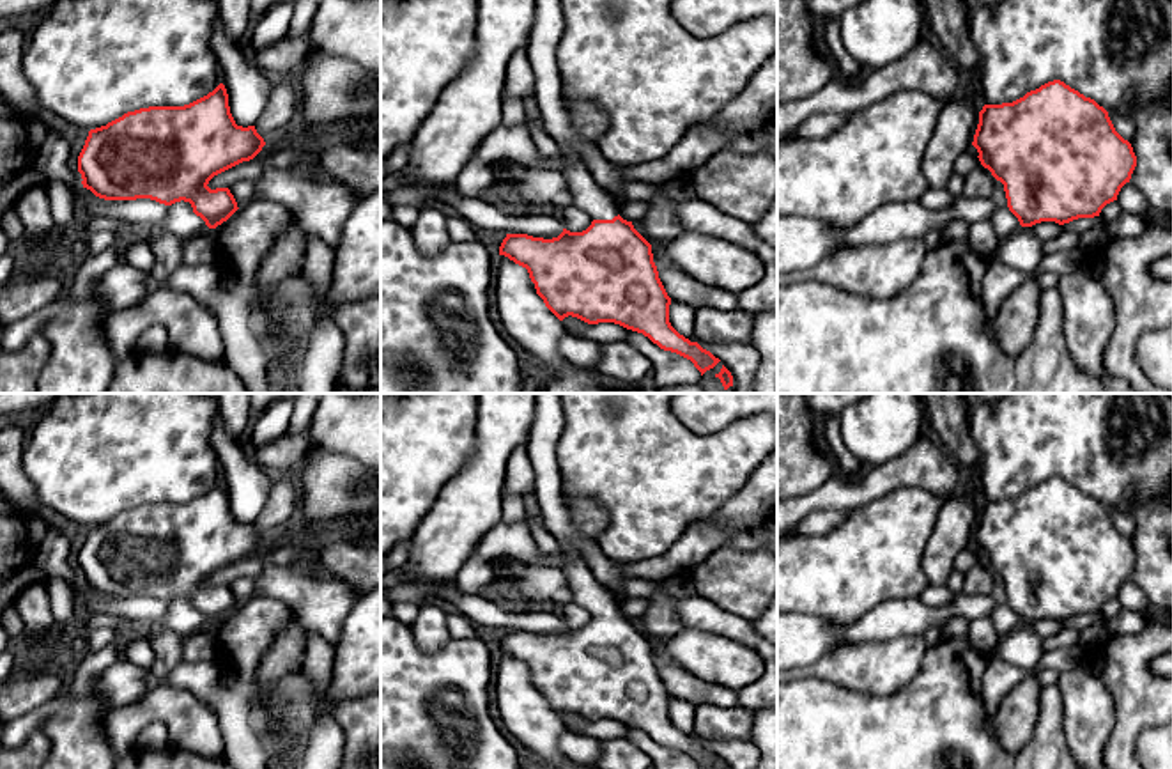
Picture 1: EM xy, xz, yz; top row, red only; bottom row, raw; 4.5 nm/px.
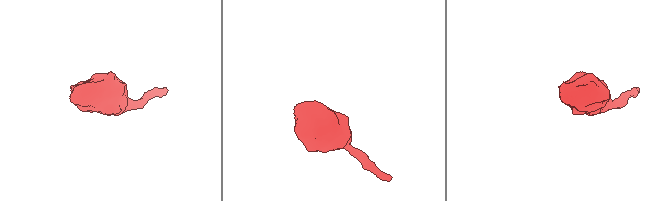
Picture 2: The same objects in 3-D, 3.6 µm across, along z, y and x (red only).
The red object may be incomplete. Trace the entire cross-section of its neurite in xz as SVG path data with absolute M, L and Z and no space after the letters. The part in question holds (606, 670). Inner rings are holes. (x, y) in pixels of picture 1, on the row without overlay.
M568 542L559 544L568 558L561 571L570 585L574 602L593 615L591 622L582 629L563 625L552 636L506 631L499 652L528 666L536 691L559 718L572 712L588 721L614 719L643 730L664 748L690 757L699 769L713 765L721 757L671 723L671 695L659 675L652 641L634 625L632 618L620 613L614 594L595 579L582 553Z

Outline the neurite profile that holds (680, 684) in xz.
M671 663L657 664L659 675L673 698L683 700L694 707L715 705L722 709L733 709L740 705L738 691L708 684Z

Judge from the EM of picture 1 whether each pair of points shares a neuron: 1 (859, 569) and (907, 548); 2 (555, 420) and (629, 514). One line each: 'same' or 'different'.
1: same
2: different

